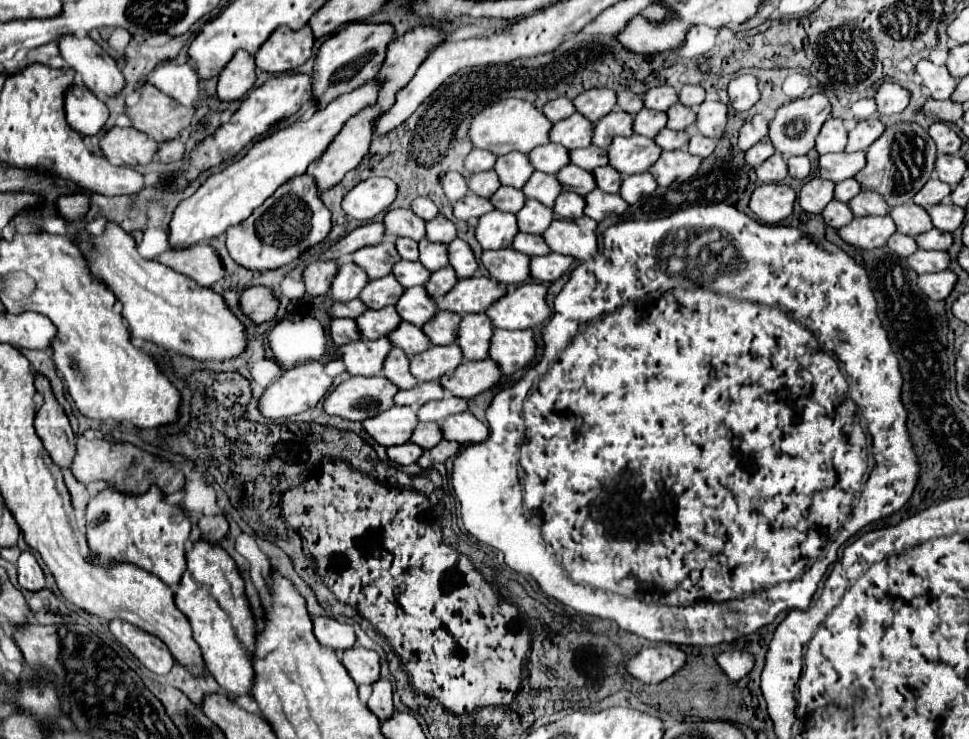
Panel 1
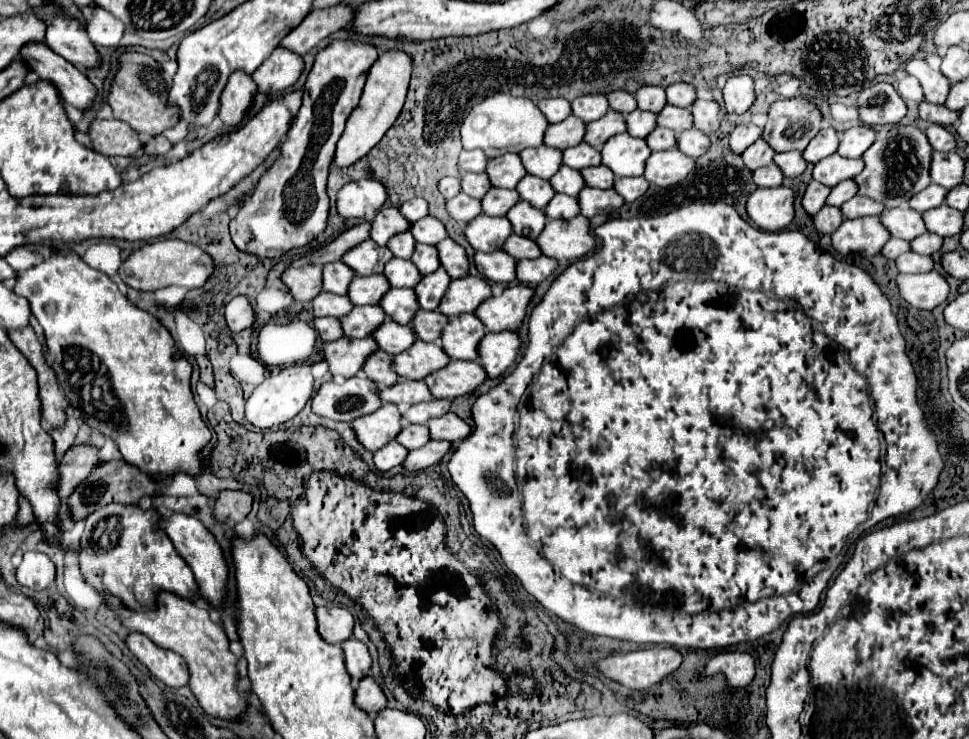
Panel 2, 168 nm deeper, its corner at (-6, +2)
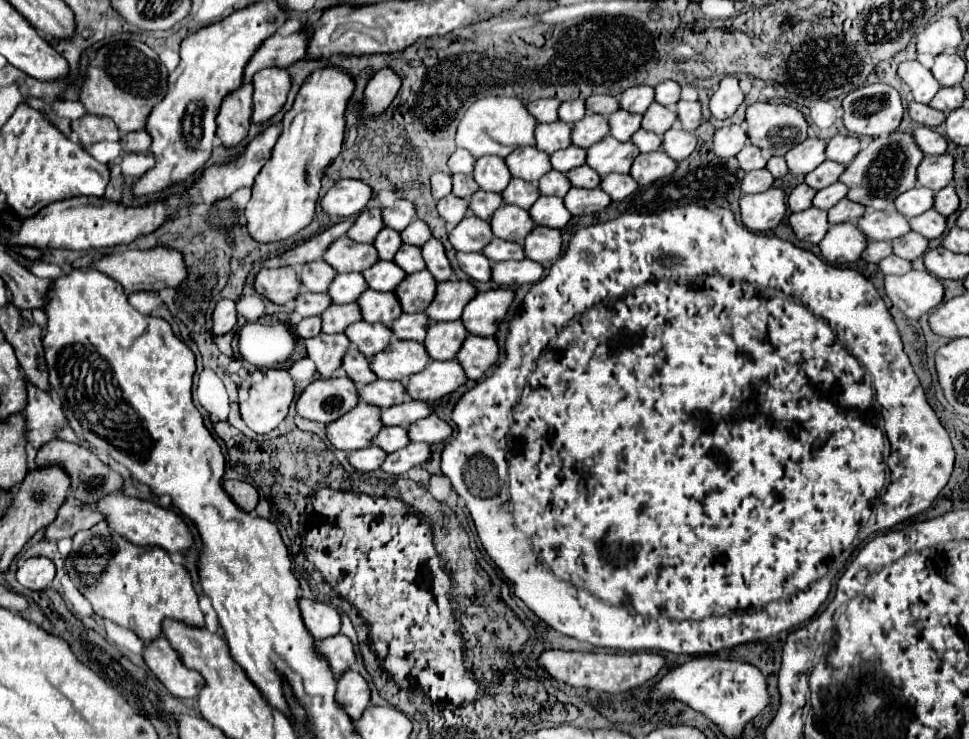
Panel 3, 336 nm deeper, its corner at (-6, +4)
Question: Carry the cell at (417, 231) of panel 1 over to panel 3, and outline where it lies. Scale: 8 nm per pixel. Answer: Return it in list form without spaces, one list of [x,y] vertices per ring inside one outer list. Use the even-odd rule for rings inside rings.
[[[362,210],[356,218],[356,222],[352,224],[352,228],[348,230],[348,238],[360,244],[370,244],[374,242],[376,234],[384,228],[382,224],[382,216],[380,210]]]

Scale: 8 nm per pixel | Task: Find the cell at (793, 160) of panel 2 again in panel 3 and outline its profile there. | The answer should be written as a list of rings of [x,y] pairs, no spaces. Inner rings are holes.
[[[772,156],[766,164],[768,172],[774,176],[774,178],[782,178],[788,174],[788,166],[786,166],[786,160],[782,156]]]

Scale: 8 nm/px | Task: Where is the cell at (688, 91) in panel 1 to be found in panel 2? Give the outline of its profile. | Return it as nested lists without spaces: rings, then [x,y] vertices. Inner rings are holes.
[[[678,82],[666,88],[666,96],[668,96],[668,104],[690,108],[692,100],[696,100],[696,88],[692,84]]]

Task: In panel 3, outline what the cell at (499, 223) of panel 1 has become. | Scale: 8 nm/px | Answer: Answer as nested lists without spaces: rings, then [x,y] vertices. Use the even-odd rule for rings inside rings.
[[[466,216],[458,226],[448,232],[448,240],[458,252],[480,252],[494,238],[486,220]]]

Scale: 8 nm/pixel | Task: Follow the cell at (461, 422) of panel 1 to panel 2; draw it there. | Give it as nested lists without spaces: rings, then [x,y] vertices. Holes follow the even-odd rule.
[[[448,412],[446,416],[428,420],[428,428],[430,428],[432,440],[448,440],[448,442],[464,440],[472,432],[470,424],[454,412]]]

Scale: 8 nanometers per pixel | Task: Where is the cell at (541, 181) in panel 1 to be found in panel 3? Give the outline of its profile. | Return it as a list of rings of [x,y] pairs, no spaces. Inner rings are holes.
[[[520,178],[510,180],[510,184],[502,190],[502,200],[504,200],[504,204],[520,206],[520,208],[524,208],[524,210],[528,210],[528,208],[536,202],[538,196],[540,196],[538,188],[536,188],[534,184],[530,184],[530,182],[520,180]]]

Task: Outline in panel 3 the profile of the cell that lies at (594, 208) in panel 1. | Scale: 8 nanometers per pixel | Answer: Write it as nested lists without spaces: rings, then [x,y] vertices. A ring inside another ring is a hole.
[[[570,188],[564,196],[564,206],[572,216],[584,216],[604,210],[610,204],[610,196],[600,188],[584,190],[584,188]]]

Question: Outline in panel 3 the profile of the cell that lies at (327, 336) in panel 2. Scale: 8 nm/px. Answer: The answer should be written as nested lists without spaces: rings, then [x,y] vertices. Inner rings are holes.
[[[320,316],[304,318],[304,320],[300,320],[298,326],[296,326],[296,334],[298,334],[300,338],[312,338],[312,336],[320,334],[320,324],[322,324]]]

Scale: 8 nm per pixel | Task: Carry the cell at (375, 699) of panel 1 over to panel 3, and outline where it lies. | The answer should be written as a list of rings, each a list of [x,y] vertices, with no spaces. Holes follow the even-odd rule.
[[[352,668],[346,670],[336,682],[336,702],[350,714],[352,722],[356,722],[366,706],[370,704],[370,688],[366,680]]]

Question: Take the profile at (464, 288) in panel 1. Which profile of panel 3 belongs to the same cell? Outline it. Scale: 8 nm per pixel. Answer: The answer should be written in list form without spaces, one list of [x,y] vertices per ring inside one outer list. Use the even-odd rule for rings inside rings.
[[[446,280],[436,286],[436,298],[426,308],[430,320],[458,320],[464,306],[476,296],[476,288],[466,280]]]

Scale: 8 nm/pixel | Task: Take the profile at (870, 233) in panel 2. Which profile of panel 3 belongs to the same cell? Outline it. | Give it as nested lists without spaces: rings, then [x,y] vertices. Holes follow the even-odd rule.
[[[836,224],[830,226],[818,246],[830,264],[840,266],[860,260],[862,250],[868,246],[868,238],[854,224]]]

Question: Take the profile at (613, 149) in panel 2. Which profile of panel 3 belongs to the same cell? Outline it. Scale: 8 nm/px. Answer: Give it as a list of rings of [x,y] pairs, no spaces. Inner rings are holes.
[[[604,136],[600,142],[592,144],[586,150],[586,164],[596,170],[600,176],[618,172],[618,174],[628,174],[632,160],[640,152],[632,142],[618,142],[612,136]]]

